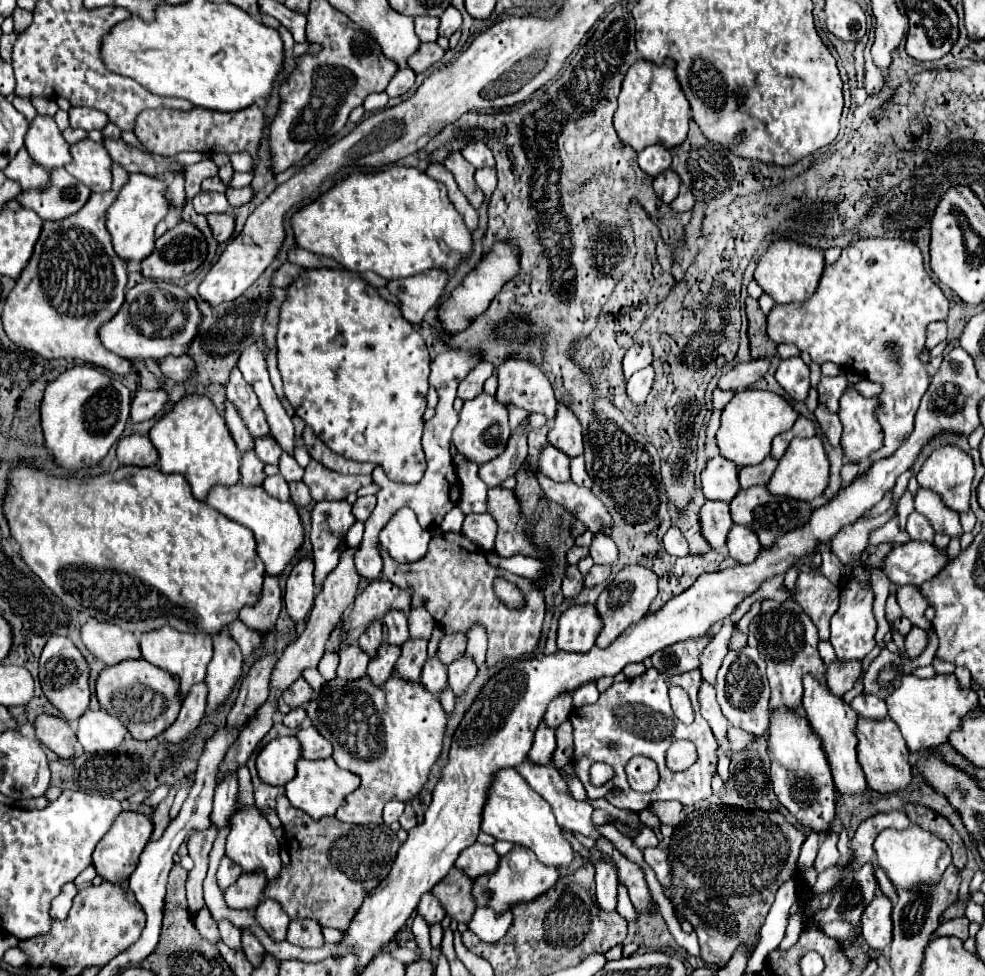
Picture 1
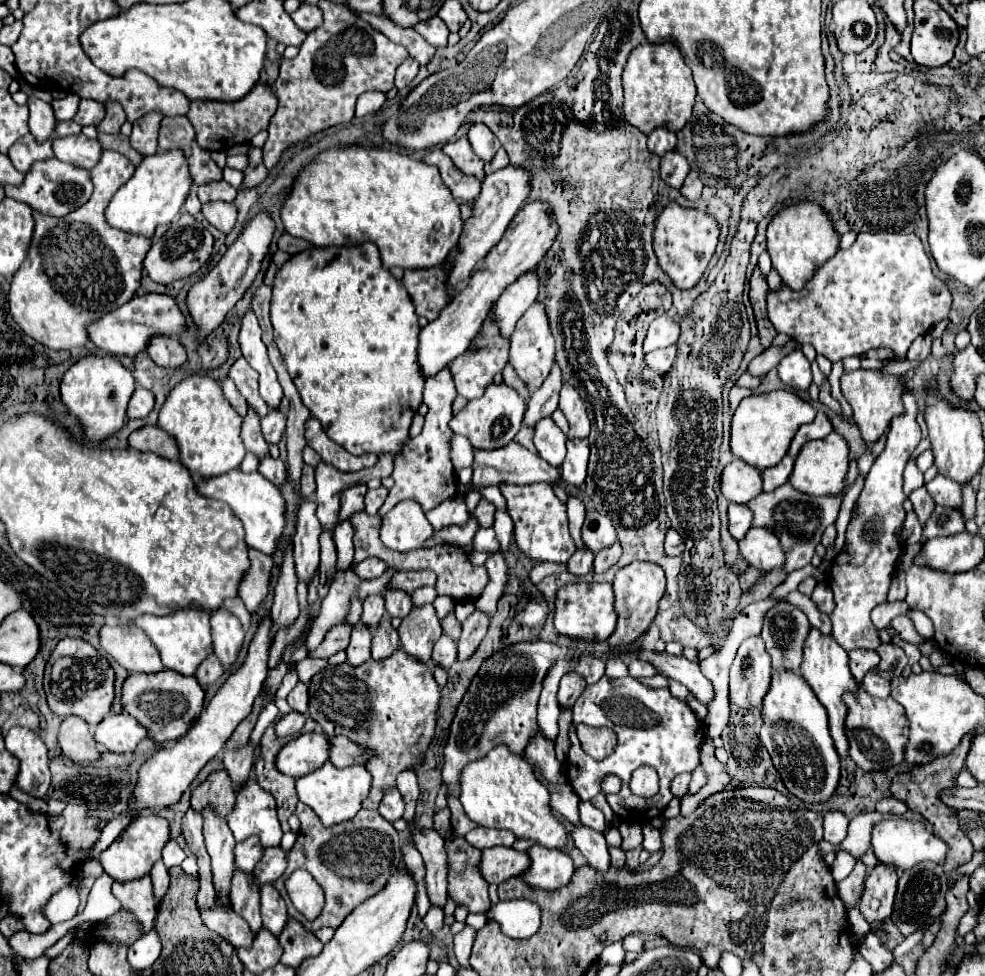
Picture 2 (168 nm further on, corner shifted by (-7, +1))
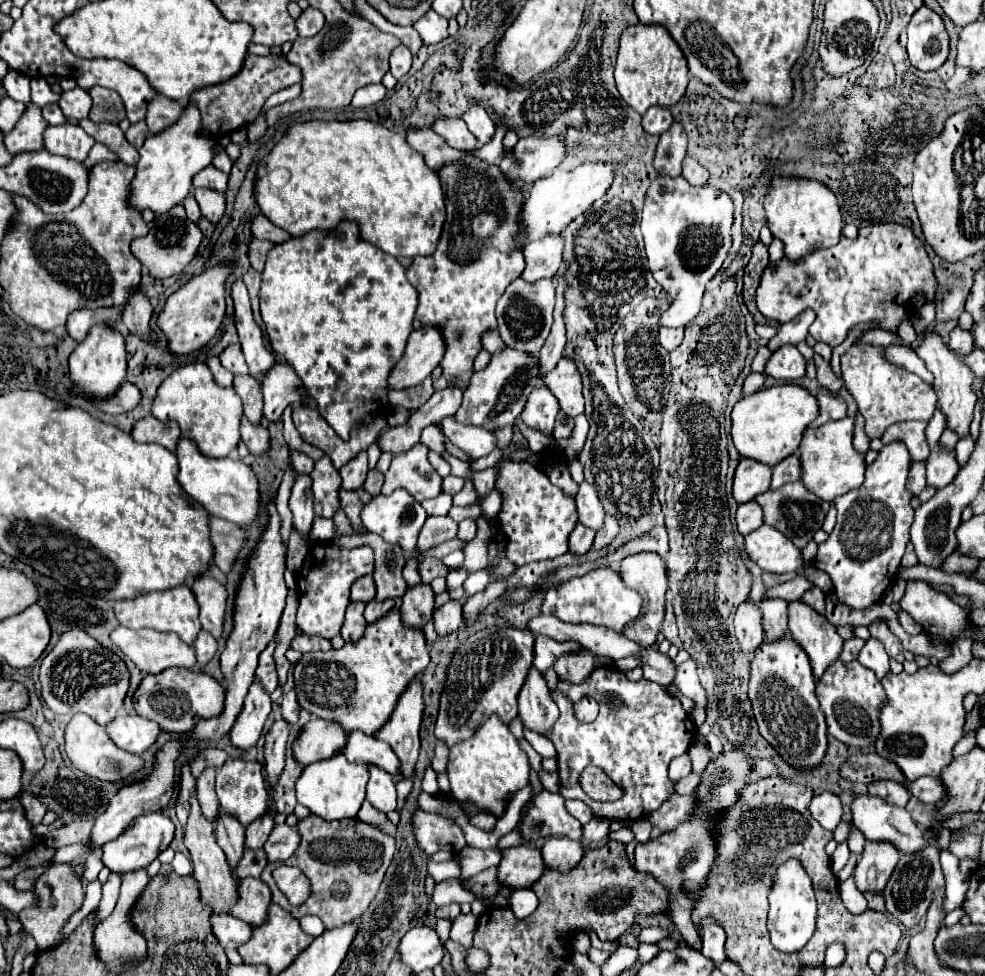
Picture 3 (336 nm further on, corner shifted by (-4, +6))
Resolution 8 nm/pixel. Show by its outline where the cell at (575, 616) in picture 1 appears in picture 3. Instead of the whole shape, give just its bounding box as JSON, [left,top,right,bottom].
[541,566,643,632]

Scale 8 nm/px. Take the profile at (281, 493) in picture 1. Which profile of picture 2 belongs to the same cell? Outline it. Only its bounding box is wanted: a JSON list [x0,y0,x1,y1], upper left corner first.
[258,457,288,485]

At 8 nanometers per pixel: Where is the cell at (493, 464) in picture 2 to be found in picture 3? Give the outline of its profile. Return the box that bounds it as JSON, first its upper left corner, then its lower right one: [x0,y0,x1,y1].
[441,416,495,460]

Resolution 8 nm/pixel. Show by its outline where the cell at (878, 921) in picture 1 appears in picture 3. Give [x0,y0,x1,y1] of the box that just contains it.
[853,842,899,892]

